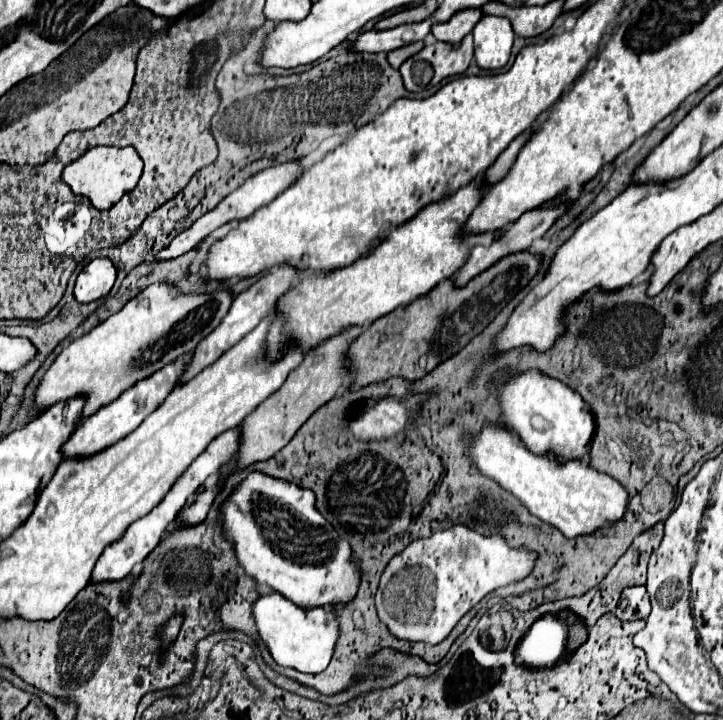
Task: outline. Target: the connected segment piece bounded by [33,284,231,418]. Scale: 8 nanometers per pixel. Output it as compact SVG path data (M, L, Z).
M153 284L89 334L73 340L55 358L35 390L33 406L37 414L51 408L51 404L83 396L87 400L83 418L87 418L103 408L103 404L117 400L121 392L139 380L145 380L145 376L191 354L197 344L217 328L231 306L227 288L221 284L209 284L209 288L205 294L175 294L169 284Z

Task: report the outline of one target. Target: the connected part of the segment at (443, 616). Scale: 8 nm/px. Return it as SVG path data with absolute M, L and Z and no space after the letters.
M453 526L429 538L413 540L395 556L377 590L379 620L401 640L439 644L455 624L487 594L529 576L535 552L509 548L501 534L483 536L470 526Z

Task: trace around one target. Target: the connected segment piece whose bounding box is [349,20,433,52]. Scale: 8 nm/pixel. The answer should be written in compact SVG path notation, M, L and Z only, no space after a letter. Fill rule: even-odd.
M423 20L423 22L415 22L415 24L397 26L391 30L359 32L357 38L351 36L349 50L351 52L391 52L405 44L429 38L431 24L433 24L431 20Z

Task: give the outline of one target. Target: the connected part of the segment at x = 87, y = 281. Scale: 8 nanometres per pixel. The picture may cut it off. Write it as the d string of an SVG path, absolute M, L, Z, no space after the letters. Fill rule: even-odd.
M93 258L77 276L75 298L77 302L93 302L109 294L115 284L117 270L109 258Z

